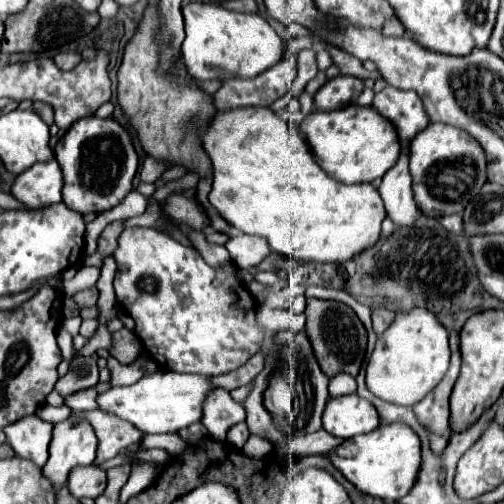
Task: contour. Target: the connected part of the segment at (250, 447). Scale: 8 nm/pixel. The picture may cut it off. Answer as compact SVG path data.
M250 436L248 442L246 442L244 448L242 448L242 454L244 454L244 456L250 456L250 458L264 458L264 456L268 456L272 450L274 450L274 446L272 446L270 442L262 440L260 436Z

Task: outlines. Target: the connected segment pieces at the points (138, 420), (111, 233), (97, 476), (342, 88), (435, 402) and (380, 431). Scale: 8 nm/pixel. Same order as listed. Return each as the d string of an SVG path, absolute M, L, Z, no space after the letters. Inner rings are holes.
M160 370L156 374L142 376L136 384L124 388L110 388L98 396L100 410L108 410L122 420L132 422L144 434L164 434L188 428L202 420L202 404L208 392L216 390L210 376L202 374L176 374L172 370Z
M112 222L104 228L104 232L98 238L98 250L84 259L85 266L98 266L102 268L102 262L106 256L110 256L116 250L118 244L118 236L122 232L122 224L120 222Z
M94 464L90 466L76 466L68 474L66 486L70 492L80 500L84 496L98 498L106 488L106 472Z
M338 74L330 78L316 94L314 94L314 108L316 110L336 110L356 102L362 94L364 82L356 76Z
M450 332L450 350L452 350L452 362L450 362L446 376L428 396L424 396L424 400L420 400L414 406L414 414L416 414L418 422L430 434L438 434L438 436L448 436L448 432L450 432L450 428L448 428L448 416L450 416L448 398L450 398L450 392L458 378L458 370L460 370L460 350L458 350L458 334L456 332Z
M380 424L368 434L358 434L344 440L326 456L332 466L340 470L342 476L360 492L382 498L384 502L396 502L408 494L412 480L416 480L416 468L420 466L420 440L406 424Z

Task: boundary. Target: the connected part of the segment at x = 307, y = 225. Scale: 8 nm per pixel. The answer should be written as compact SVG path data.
M234 108L234 110L216 112L216 114L212 116L212 122L210 122L204 130L200 130L198 134L200 134L200 144L204 144L202 148L206 150L210 162L212 162L212 193L209 193L208 200L210 204L220 212L220 216L222 216L228 224L232 224L234 228L238 228L240 232L264 236L274 252L288 254L288 256L298 258L298 260L312 260L312 262L346 262L346 260L350 260L356 252L362 252L364 248L372 246L372 244L378 240L380 224L382 224L382 220L384 220L384 216L386 216L386 210L384 210L384 204L382 204L382 200L380 200L378 190L376 190L372 184L344 184L344 182L336 182L336 180L332 180L330 176L326 176L324 170L320 170L318 164L314 162L310 148L308 148L306 142L298 136L298 132L290 130L290 126L288 126L278 114L274 114L270 108Z

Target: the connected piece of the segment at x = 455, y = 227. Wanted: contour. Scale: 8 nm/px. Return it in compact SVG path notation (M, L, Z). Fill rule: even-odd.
M456 214L456 216L444 216L444 218L440 218L440 222L444 222L444 228L448 228L448 232L464 232L462 216L460 214Z

